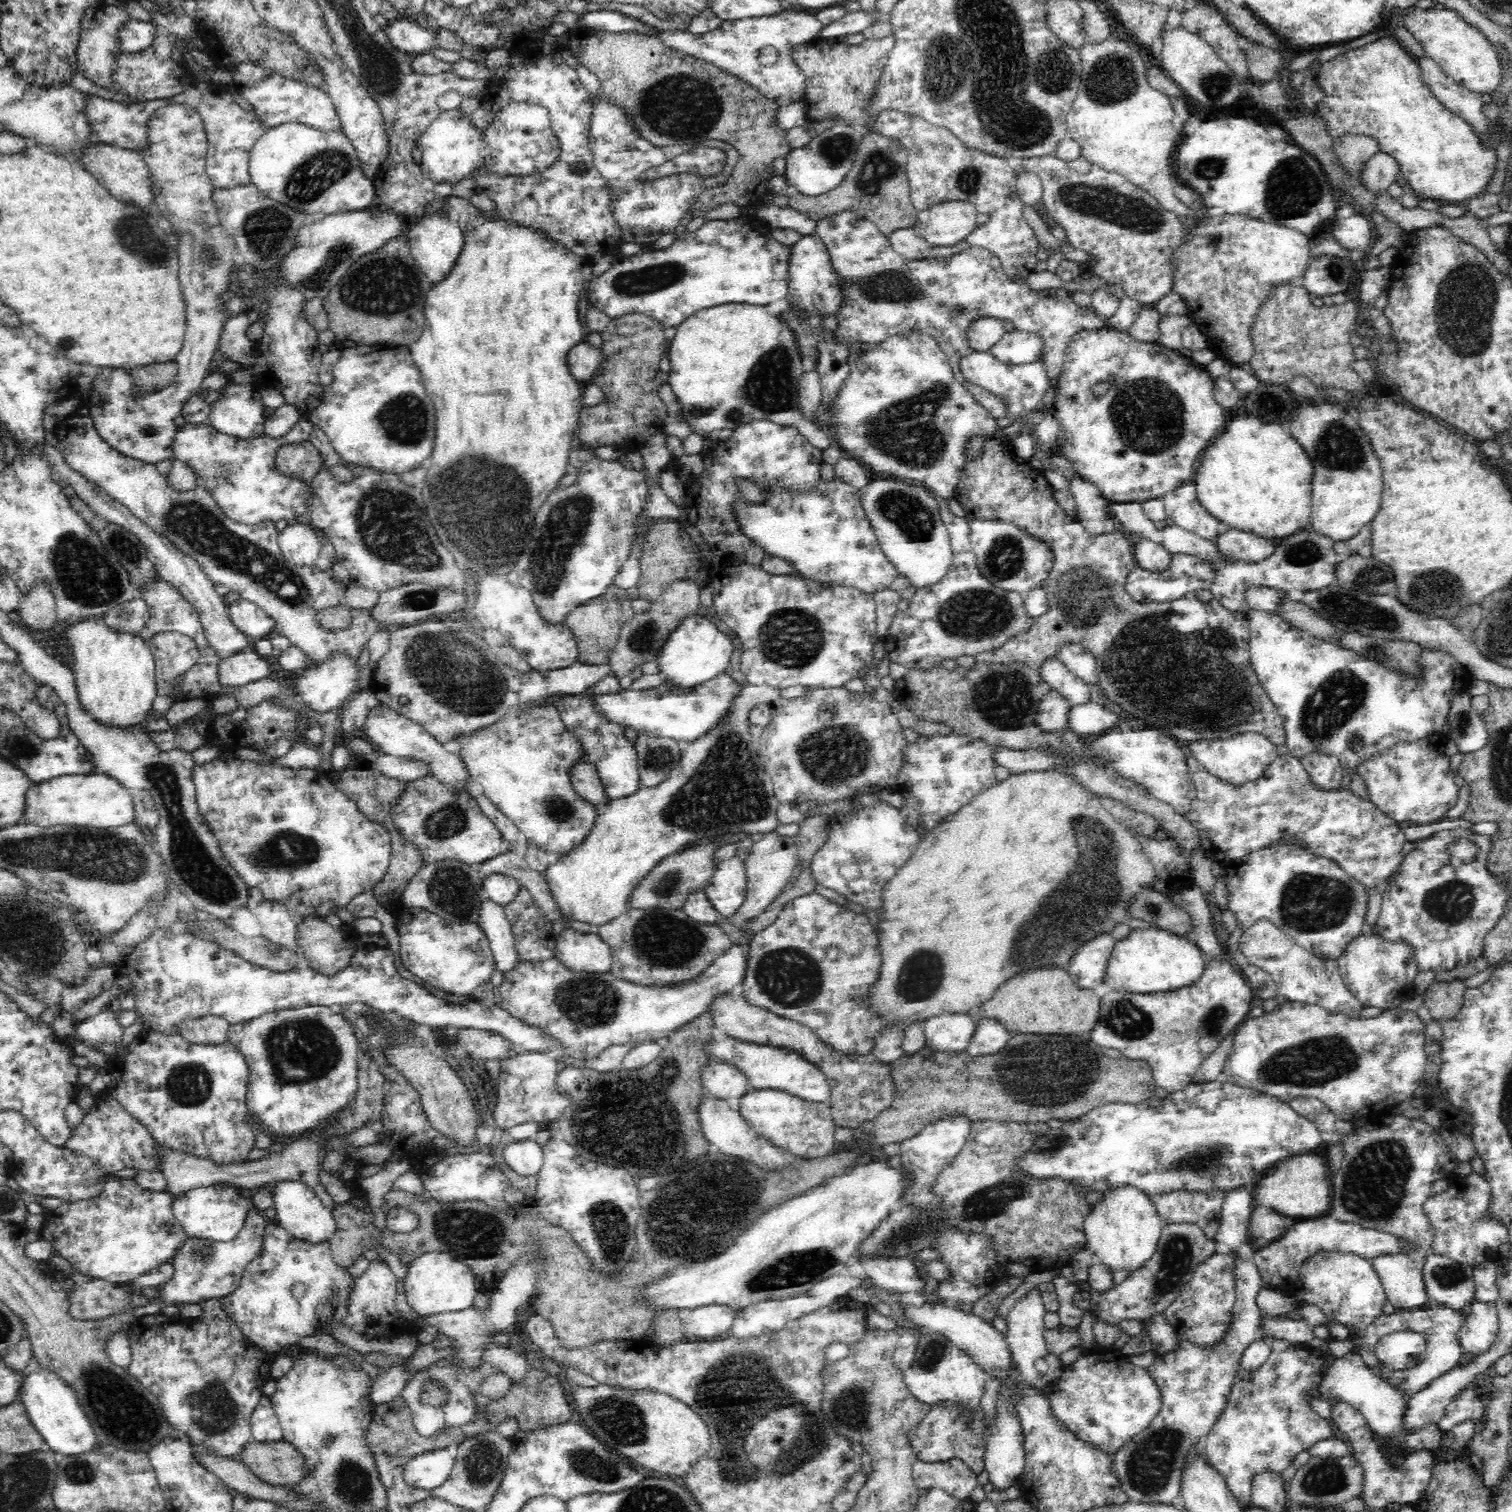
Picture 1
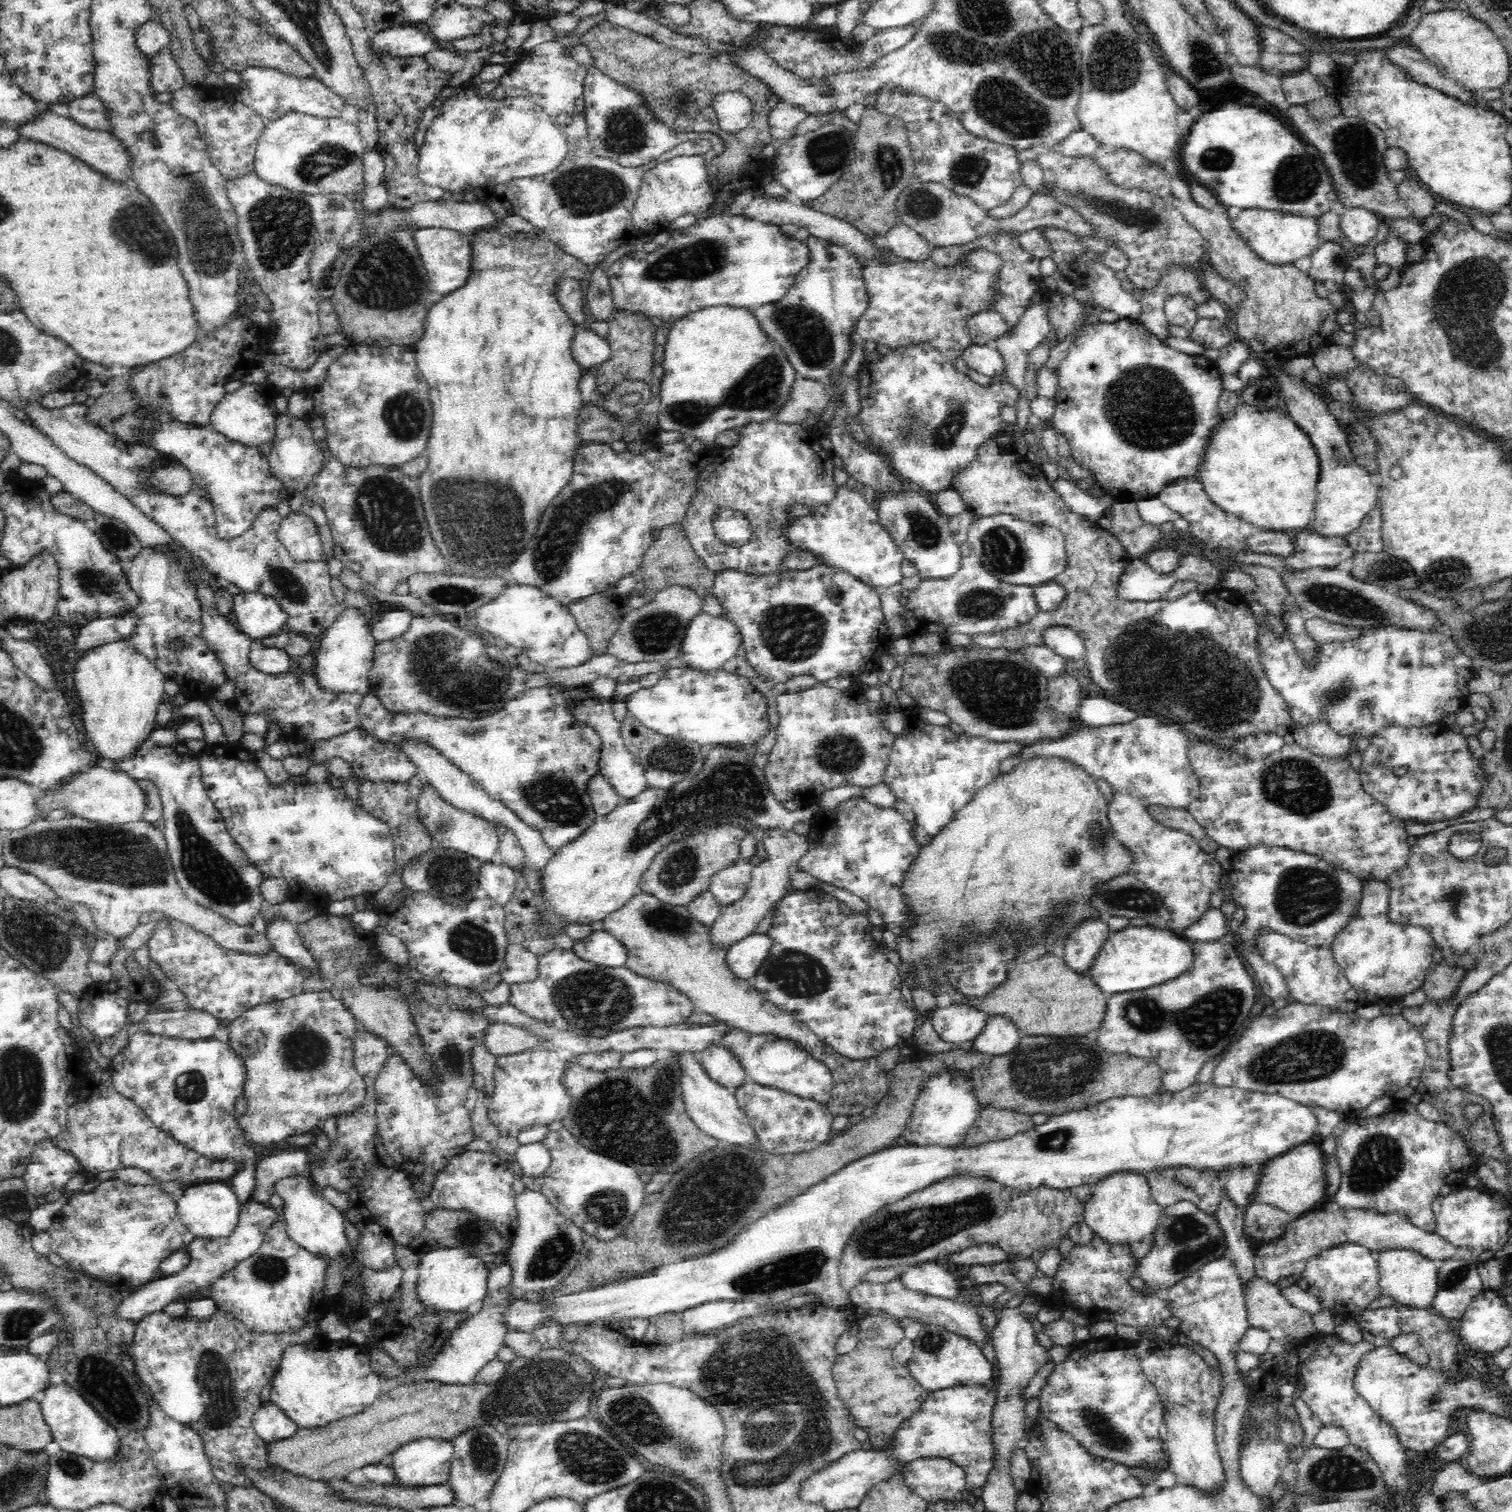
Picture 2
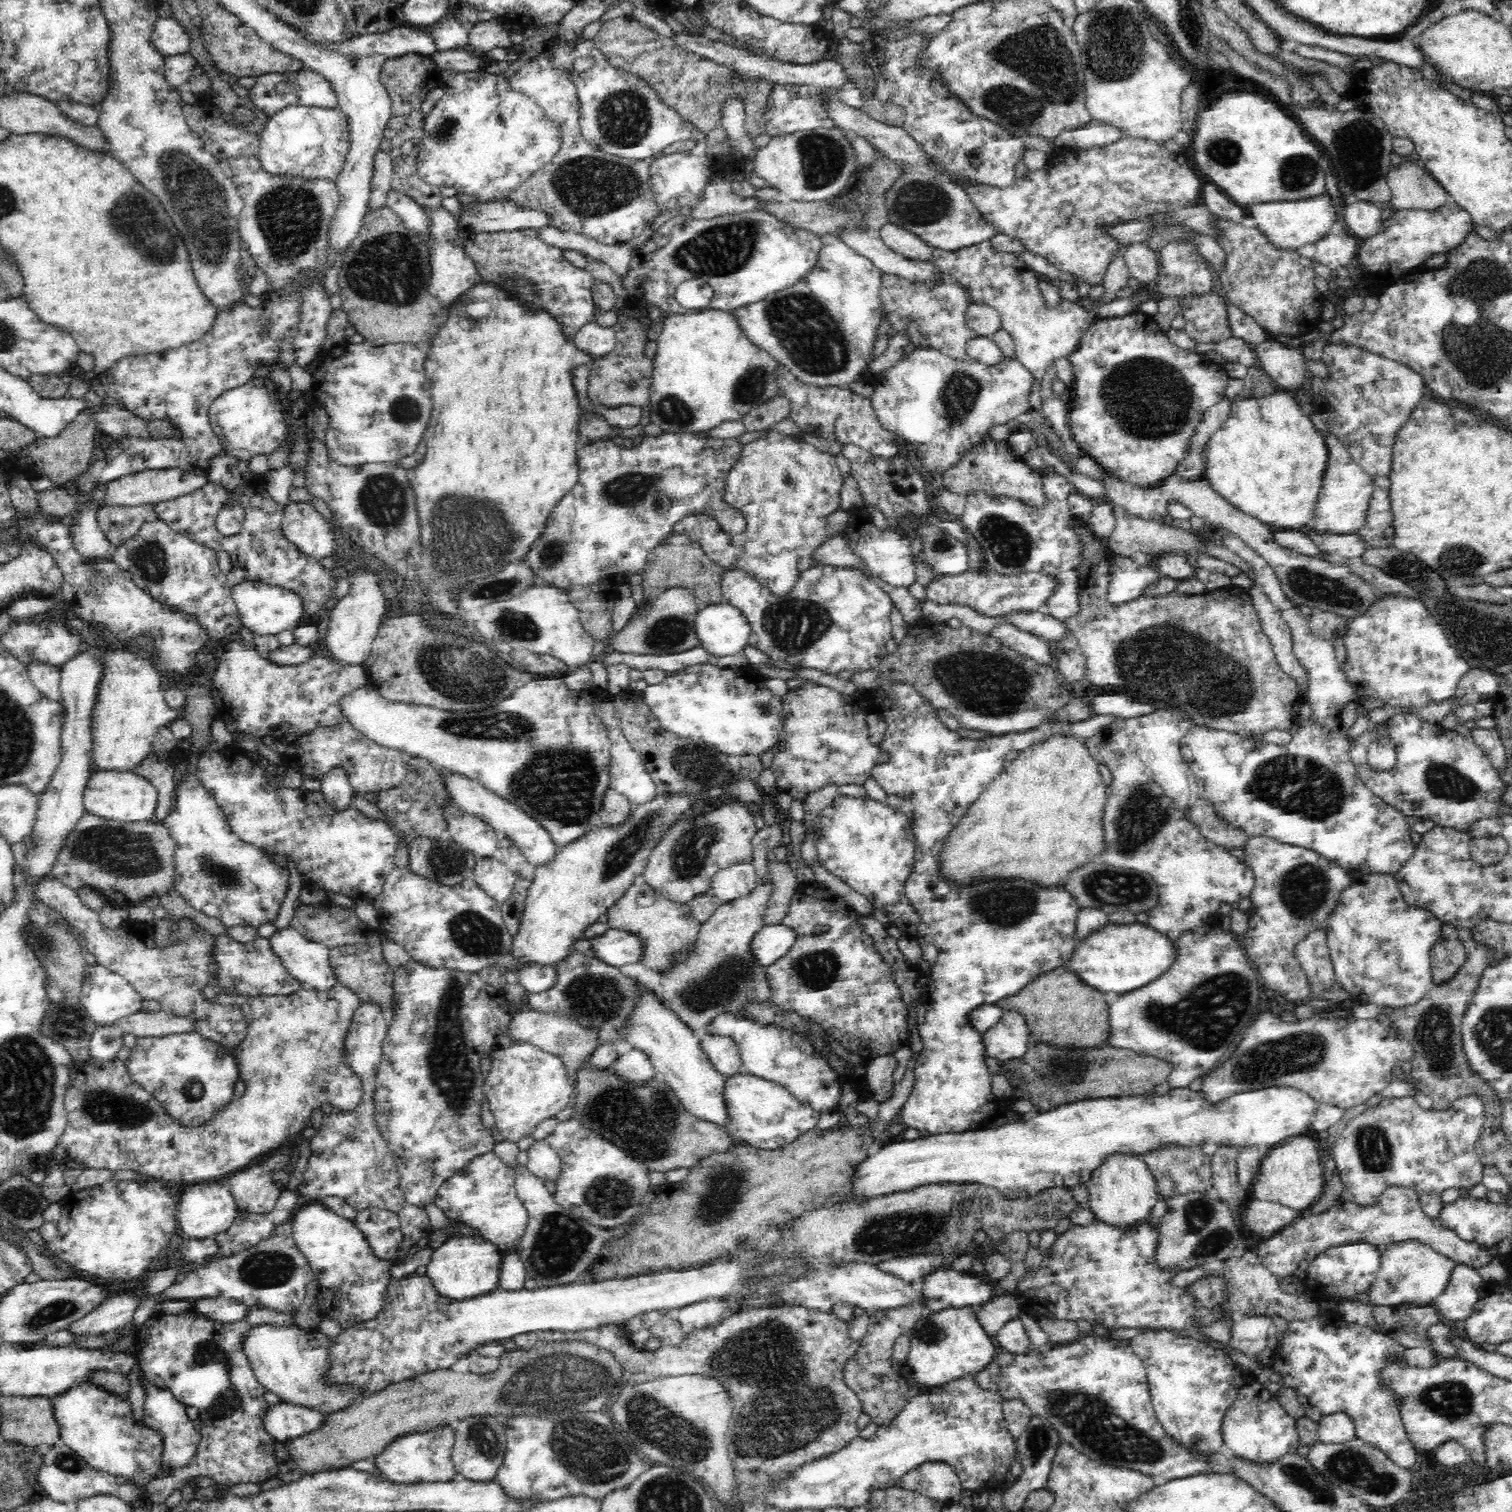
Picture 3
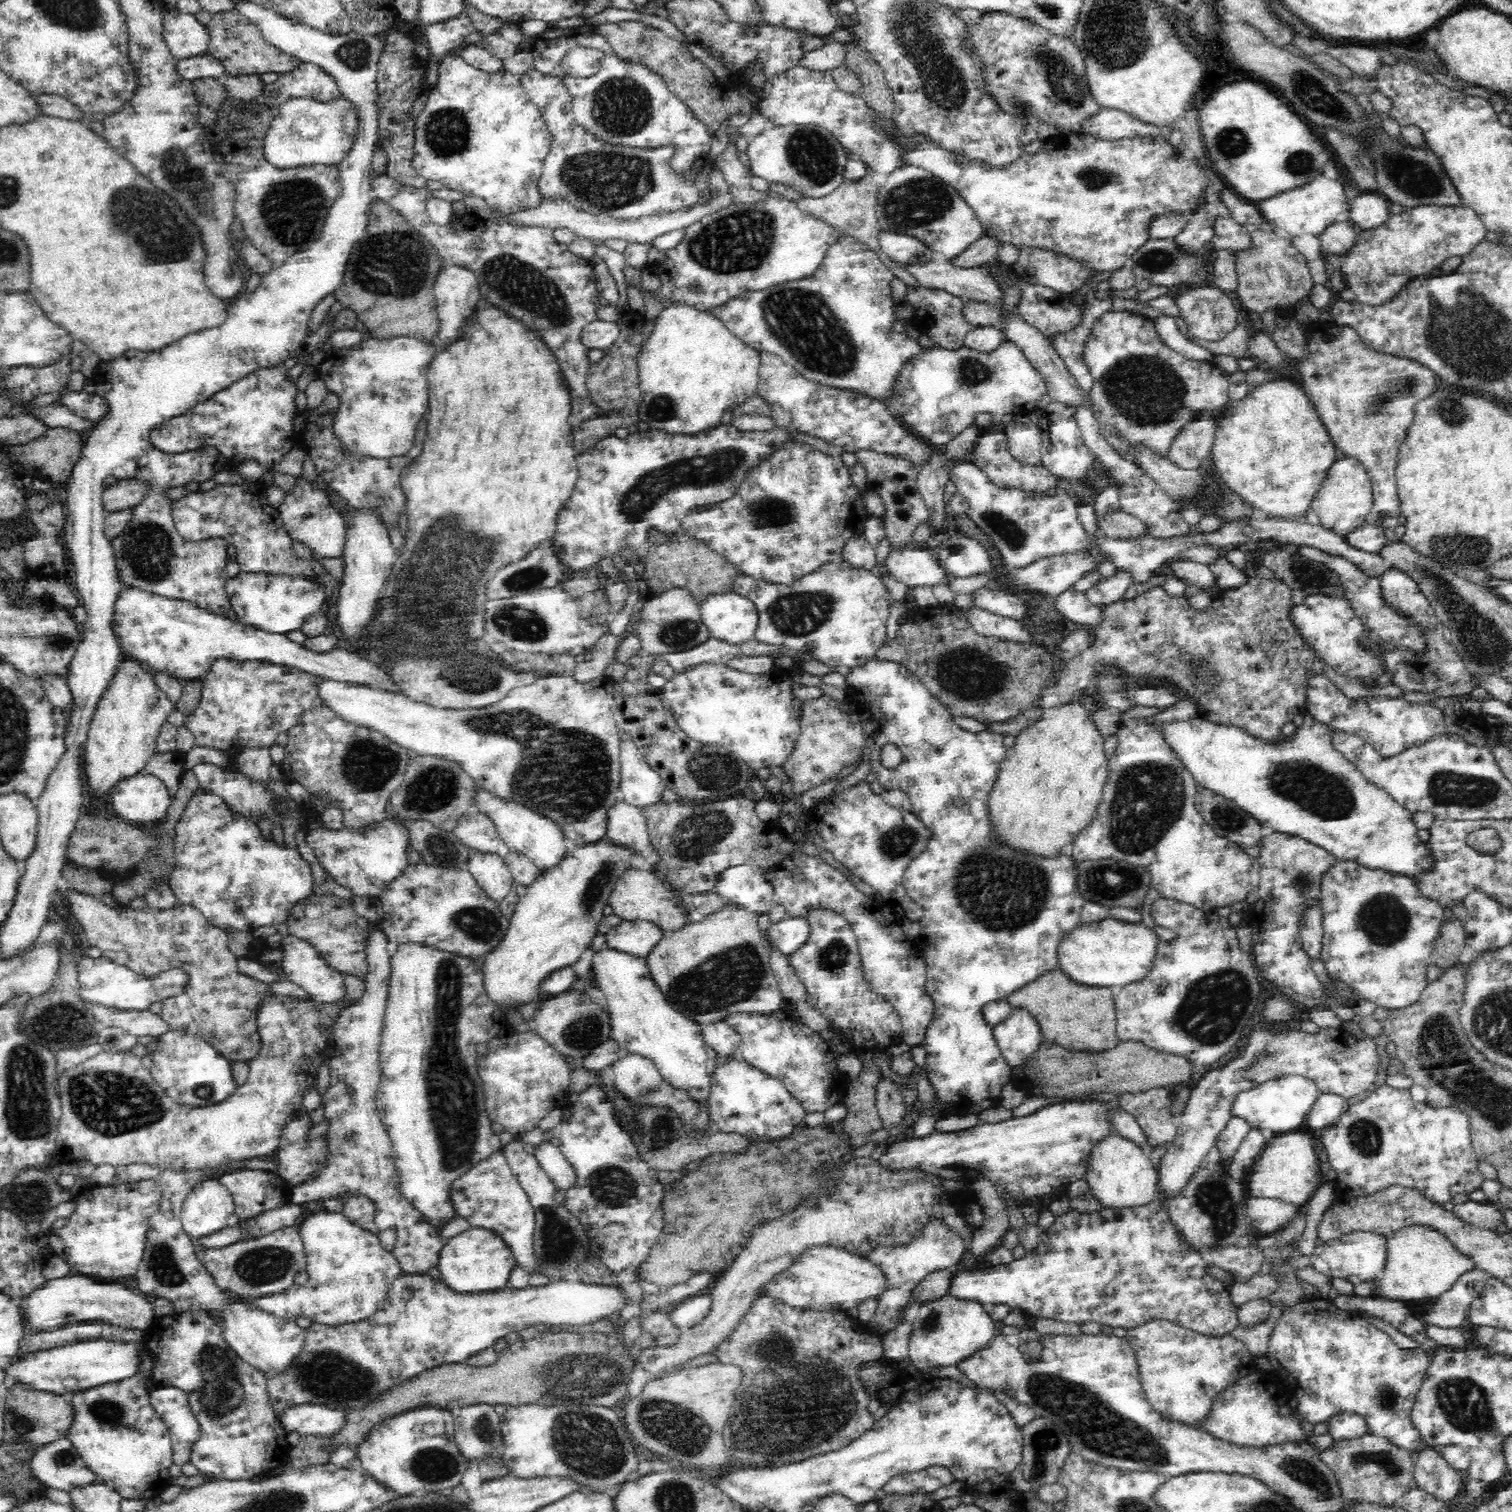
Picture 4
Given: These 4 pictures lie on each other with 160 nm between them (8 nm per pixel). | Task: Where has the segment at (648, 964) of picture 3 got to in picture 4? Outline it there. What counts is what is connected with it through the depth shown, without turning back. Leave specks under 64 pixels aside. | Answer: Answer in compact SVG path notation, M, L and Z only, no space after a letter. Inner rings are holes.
M634 864L634 867L624 869L619 874L613 884L607 904L611 906L620 920L650 919L650 921L658 923L666 932L681 929L691 922L688 914L683 912L681 904L677 904L677 900L673 898L668 884L664 884L660 878L654 875L654 872L637 864Z

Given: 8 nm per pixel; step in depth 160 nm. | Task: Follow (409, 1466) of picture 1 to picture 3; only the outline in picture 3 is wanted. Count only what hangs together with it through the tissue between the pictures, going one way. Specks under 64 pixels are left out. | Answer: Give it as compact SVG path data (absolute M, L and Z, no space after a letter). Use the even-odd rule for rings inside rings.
M454 1424L436 1425L424 1431L410 1431L396 1435L378 1454L372 1456L373 1466L385 1480L396 1484L450 1482L457 1473L451 1457L454 1443Z

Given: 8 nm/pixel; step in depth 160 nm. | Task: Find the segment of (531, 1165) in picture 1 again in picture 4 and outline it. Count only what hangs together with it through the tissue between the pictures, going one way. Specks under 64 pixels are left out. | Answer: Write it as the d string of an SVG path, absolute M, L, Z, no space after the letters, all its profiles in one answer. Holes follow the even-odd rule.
M542 1141L533 1151L544 1173L554 1183L556 1190L570 1190L576 1186L578 1174L562 1151L550 1141Z

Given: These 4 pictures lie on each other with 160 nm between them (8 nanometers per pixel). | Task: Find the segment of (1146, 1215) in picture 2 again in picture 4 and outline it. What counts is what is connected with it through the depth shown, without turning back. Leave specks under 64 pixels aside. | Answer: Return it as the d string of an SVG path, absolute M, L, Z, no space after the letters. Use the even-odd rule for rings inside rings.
M1110 1133L1093 1144L1089 1152L1086 1172L1090 1191L1100 1199L1102 1206L1131 1207L1156 1201L1159 1190L1158 1170L1150 1158L1142 1152L1140 1145L1116 1133Z

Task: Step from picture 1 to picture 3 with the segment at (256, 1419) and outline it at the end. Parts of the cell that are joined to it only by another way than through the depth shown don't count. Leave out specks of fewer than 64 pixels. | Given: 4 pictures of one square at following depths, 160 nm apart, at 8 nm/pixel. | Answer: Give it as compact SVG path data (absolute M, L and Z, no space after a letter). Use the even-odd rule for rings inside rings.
M284 1401L268 1408L264 1427L279 1444L320 1430L326 1424L326 1420L328 1413L316 1407Z

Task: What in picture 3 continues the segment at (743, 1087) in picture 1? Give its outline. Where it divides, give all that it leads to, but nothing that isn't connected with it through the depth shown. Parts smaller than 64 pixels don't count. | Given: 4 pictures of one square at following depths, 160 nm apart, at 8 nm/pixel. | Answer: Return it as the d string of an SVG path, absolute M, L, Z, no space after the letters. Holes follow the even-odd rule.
M706 1032L700 1033L700 1040L704 1053L720 1073L727 1077L741 1070L740 1046L732 1038Z

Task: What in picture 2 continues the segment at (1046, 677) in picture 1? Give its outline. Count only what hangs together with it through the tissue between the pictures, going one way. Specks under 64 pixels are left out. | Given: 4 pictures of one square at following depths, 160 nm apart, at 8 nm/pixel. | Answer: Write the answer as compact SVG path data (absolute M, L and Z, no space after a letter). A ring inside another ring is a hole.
M1030 643L1019 648L1030 664L1049 680L1066 672L1066 658L1056 654L1052 649L1042 643Z

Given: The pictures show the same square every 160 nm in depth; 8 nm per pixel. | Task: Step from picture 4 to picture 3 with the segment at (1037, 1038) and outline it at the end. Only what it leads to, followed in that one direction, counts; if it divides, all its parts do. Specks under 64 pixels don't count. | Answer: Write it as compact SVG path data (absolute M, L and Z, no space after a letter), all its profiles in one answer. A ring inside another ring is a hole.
M1004 1011L1000 1020L984 1036L987 1054L999 1062L1021 1058L1028 1051L1030 1030L1018 1011Z

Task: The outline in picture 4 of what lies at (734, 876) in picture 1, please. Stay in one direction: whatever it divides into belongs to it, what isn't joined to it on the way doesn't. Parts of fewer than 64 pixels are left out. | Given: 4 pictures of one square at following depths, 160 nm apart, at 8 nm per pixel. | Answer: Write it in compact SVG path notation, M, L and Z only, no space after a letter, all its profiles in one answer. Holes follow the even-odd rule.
M752 865L732 866L722 872L714 890L722 897L726 905L736 905L749 912L754 912L757 916L762 916L772 910L776 905L776 894L772 883L764 877L764 869Z

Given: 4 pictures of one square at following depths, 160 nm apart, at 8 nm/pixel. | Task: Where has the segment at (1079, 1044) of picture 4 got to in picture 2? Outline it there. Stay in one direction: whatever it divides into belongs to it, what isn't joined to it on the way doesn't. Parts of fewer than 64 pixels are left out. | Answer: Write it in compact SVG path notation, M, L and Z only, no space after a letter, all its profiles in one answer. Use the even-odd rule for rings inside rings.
M1048 952L1031 962L1014 965L1008 972L1006 984L982 998L968 998L956 992L948 984L938 984L933 992L937 1008L946 1008L953 1004L968 1004L986 1013L988 1016L1006 1015L1024 1036L1086 1036L1088 1032L1100 1030L1107 1008L1107 995L1098 990L1092 977L1076 972L1068 967L1060 952Z

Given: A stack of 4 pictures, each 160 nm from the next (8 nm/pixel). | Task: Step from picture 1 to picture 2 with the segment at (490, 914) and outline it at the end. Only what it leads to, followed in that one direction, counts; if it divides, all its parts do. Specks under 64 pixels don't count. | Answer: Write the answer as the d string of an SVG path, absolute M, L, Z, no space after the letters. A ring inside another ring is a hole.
M508 944L506 957L499 972L506 984L524 984L540 978L540 954L534 954L519 944Z

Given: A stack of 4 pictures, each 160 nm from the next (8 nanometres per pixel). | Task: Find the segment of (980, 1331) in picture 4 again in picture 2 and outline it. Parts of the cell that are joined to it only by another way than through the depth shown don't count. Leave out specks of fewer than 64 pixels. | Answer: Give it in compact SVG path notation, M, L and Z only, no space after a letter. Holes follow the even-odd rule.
M921 1323L919 1335L913 1341L913 1355L907 1365L913 1378L930 1392L957 1384L990 1384L994 1374L994 1365L986 1360L982 1346L968 1335L950 1331L938 1323Z

